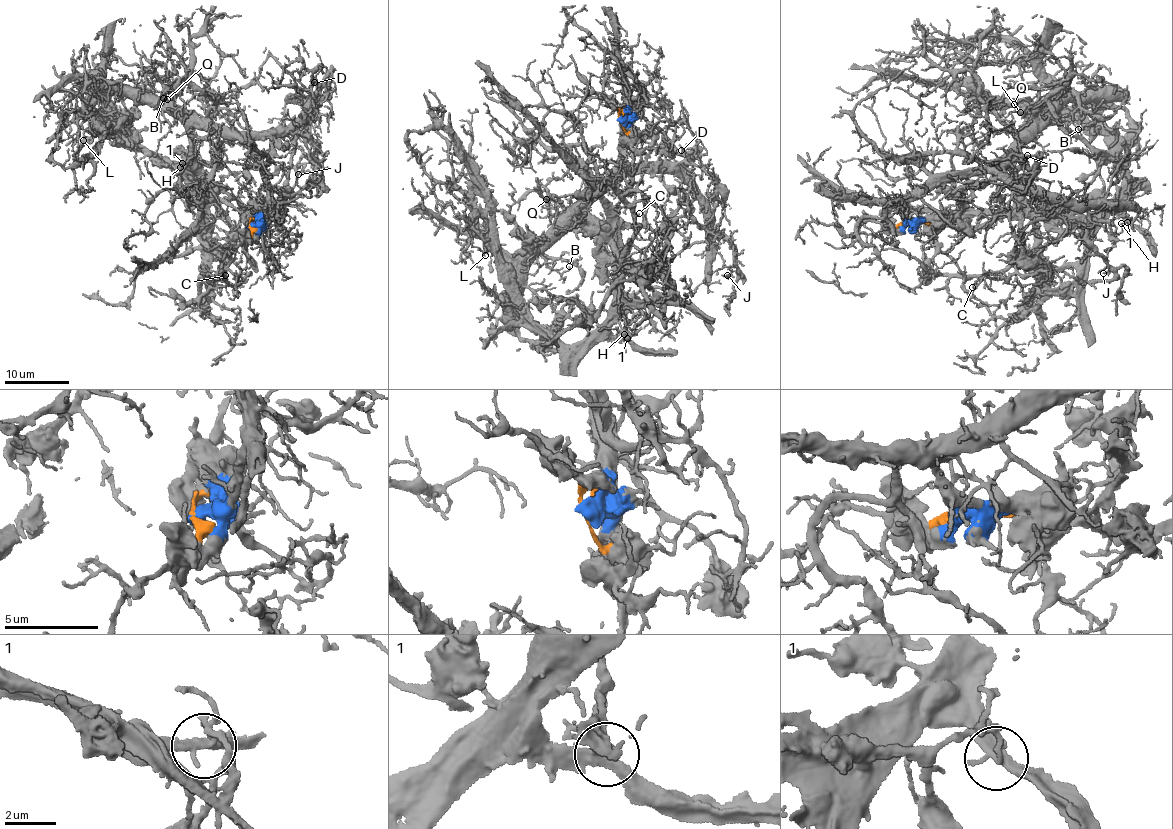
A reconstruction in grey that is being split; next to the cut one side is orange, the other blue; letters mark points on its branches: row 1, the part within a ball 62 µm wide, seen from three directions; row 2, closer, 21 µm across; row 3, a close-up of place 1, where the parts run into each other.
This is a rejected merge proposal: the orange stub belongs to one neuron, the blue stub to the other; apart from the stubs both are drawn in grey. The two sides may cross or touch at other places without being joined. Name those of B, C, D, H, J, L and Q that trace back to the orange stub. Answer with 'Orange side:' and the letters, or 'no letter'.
Orange side: no letter

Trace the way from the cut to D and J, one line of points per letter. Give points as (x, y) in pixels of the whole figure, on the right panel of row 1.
D: (912, 222), (899, 204), (950, 179), (983, 174), (1011, 188), (1034, 171), (1024, 170), (1027, 155)
J: (912, 222), (899, 204), (988, 173), (1079, 205), (1108, 267), (1103, 273)

